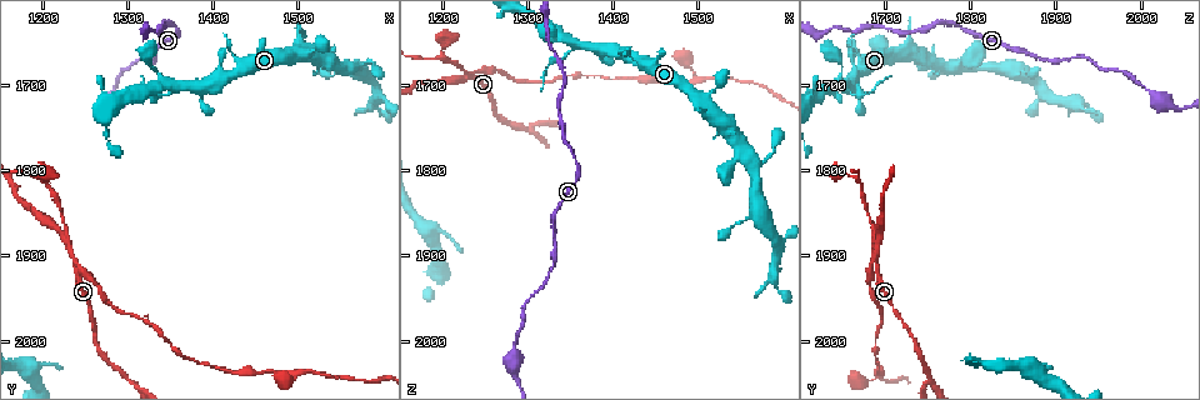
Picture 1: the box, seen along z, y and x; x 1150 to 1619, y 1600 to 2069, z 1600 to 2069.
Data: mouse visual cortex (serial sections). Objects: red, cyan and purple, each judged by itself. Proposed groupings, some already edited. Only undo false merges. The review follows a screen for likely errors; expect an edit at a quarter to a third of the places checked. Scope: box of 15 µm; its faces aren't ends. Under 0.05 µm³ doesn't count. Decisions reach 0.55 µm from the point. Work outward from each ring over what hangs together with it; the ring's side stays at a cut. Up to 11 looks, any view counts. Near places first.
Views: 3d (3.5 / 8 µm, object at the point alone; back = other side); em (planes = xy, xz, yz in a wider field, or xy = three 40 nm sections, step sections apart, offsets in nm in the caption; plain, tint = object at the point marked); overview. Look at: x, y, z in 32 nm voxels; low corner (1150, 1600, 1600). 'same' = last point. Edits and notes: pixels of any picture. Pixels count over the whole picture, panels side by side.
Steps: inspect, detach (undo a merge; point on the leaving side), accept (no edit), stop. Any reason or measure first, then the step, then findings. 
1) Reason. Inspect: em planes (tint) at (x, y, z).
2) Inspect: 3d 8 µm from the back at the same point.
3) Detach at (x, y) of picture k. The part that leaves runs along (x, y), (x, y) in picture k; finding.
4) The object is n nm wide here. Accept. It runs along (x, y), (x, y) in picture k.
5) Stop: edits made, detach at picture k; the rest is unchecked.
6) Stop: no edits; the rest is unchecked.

Three arms meet. Inspect: 3d 3.5 µm at (1230, 1890, 1690).

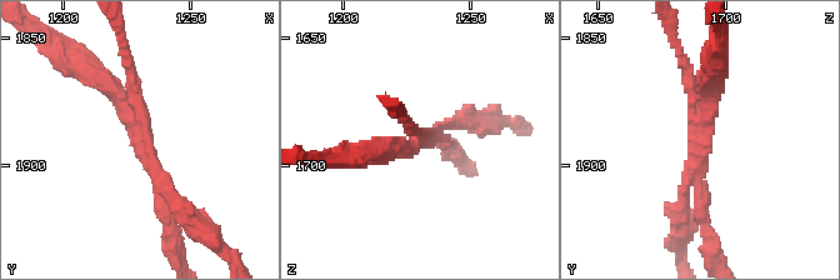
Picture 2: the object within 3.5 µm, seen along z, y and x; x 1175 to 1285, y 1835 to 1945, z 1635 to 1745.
Inspect: em xy step 3 (tint) at (1232, 1885, 1689).

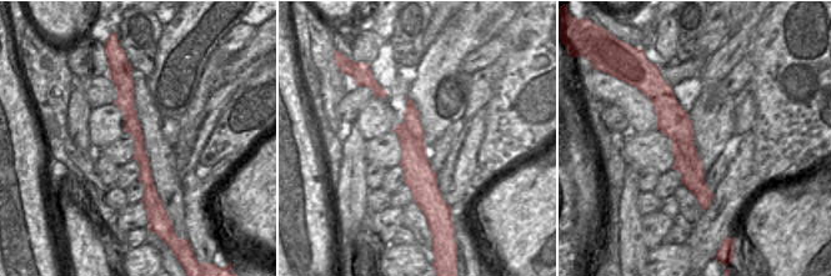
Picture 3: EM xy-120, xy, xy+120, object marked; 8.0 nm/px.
Cut it another way. Inspect: em xy step 5 (tint) at the same point.

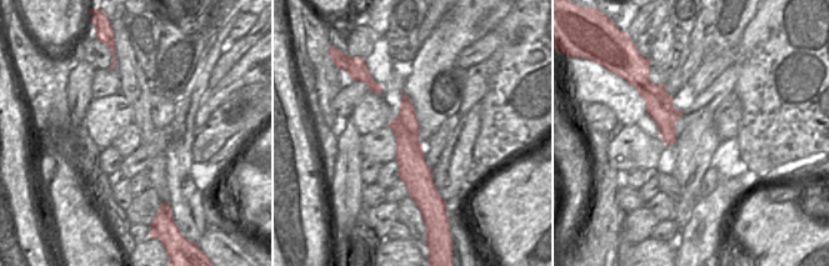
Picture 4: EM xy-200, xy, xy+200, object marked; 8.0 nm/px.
The arms are 150, 150, 250 nm wide. Detach at (468, 108) of picture 2. Two cells meet here.

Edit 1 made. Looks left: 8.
Three-way junction. Inspect: em xy step 5 (tint) at (1200, 1810, 1670).

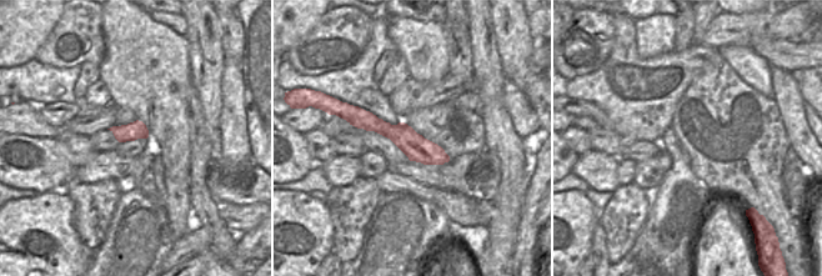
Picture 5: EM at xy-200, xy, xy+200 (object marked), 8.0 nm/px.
Inspect: 3d 3.5 µm at the same point.

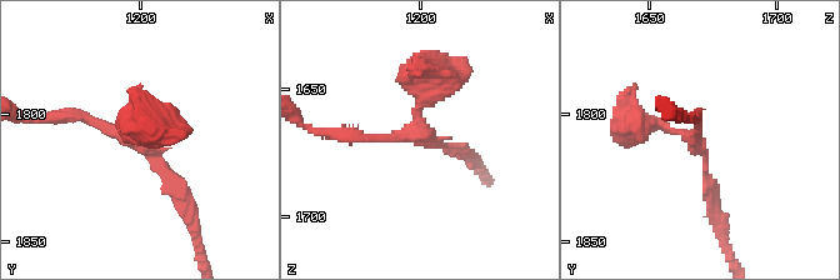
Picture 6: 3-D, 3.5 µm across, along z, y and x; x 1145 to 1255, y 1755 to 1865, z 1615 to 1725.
Accept. It runs along (714, 203), (695, 138), (634, 130) in picture 6; one cell here.

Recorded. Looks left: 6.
Small branch off a trunk. Inspect: 3d 3.5 µm at (1345, 1700, 1645).

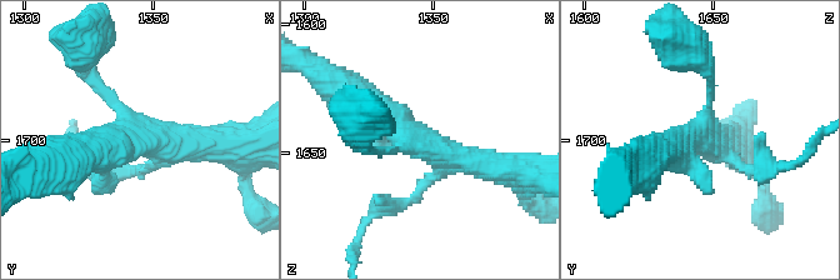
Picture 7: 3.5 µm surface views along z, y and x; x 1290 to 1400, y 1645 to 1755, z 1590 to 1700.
4 arms meet here; the arms are 150, 150, 350, 450 nm wide. Inspect: em xy step 3 (tint) at (1345, 1700, 1646).

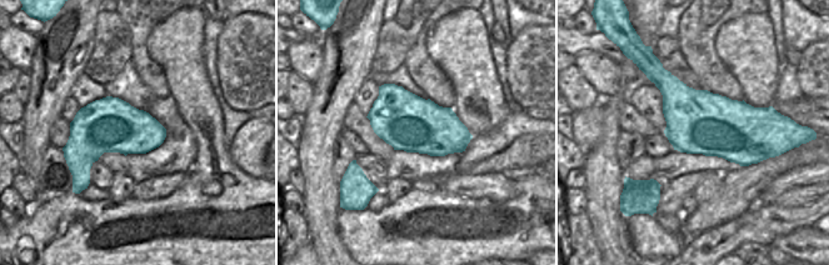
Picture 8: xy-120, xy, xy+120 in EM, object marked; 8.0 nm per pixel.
Inspect: em xy step 1 (tint) at the same point.

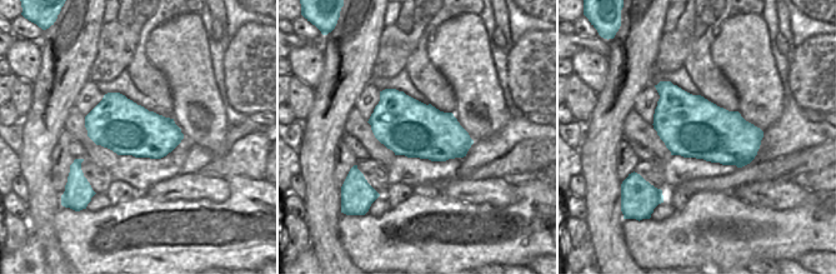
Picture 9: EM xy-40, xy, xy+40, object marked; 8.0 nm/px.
Detach at (396, 205) of picture 7. The part that leaves runs along (429, 180), (403, 205), (383, 205), (353, 253) in picture 7; a second cell is stuck on.

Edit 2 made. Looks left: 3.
Thin neck. Inspect: 3d 3.5 µm at (1540, 1690, 1865).

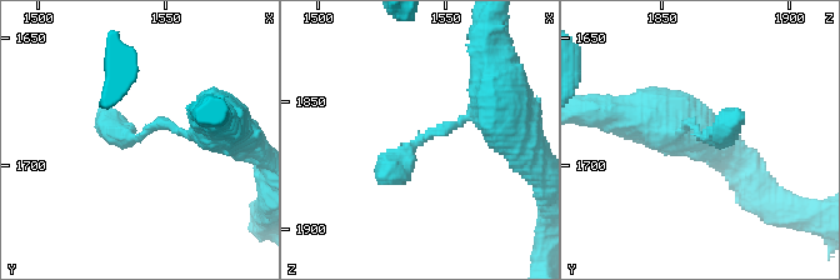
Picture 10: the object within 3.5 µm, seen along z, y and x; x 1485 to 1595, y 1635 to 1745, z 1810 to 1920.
Now the EM. Inspect: em xy step 2 (tint) at (1542, 1687, 1864).

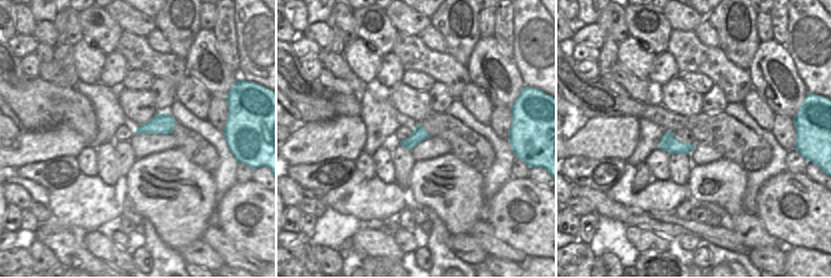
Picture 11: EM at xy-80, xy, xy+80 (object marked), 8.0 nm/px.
The object is 120 nm wide here. Accept. It runs along (498, 100), (433, 131), (379, 176) in picture 10; one cell here.

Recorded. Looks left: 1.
Stop: edits made, detach at picture 2, detach at picture 7; the rest is unchecked.

